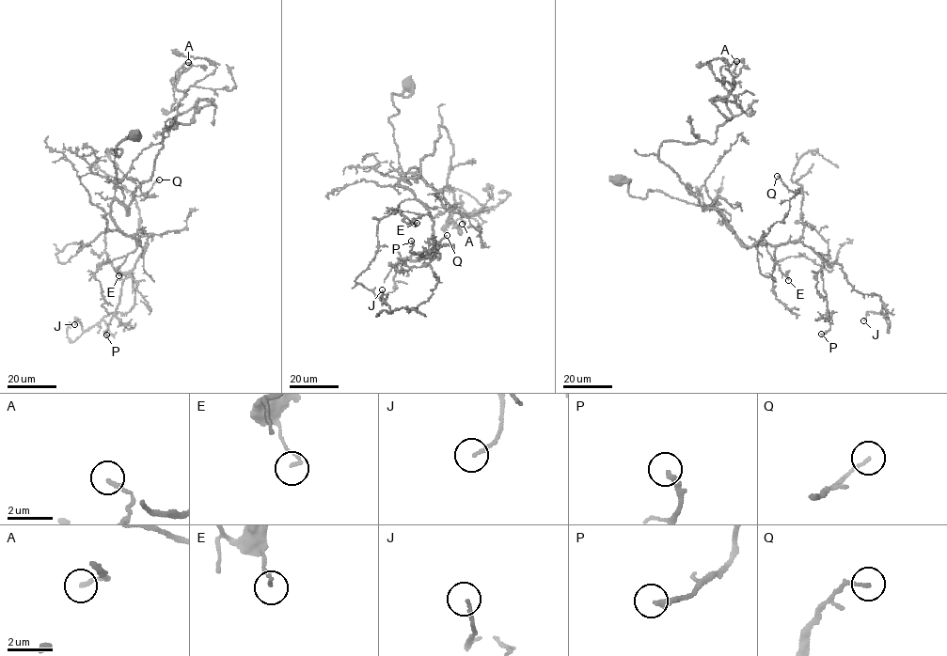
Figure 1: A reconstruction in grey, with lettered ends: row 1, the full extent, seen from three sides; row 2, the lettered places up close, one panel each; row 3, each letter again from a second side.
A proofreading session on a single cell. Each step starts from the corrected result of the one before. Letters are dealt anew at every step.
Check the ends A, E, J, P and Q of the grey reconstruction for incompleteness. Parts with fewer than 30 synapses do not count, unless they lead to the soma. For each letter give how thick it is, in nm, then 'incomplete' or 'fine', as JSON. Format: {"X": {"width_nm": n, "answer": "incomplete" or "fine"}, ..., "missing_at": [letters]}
{"A": {"width_nm": 160, "answer": "fine"}, "E": {"width_nm": 140, "answer": "fine"}, "J": {"width_nm": 130, "answer": "fine"}, "P": {"width_nm": 240, "answer": "incomplete"}, "Q": {"width_nm": 140, "answer": "fine"}, "missing_at": ["P"]}

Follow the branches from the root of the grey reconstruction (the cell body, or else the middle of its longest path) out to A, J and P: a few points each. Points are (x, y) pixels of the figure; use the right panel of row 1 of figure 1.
A: (618, 179), (633, 196), (723, 210), (733, 230), (658, 152), (714, 142), (736, 61)
J: (618, 179), (633, 196), (723, 210), (746, 247), (809, 246), (878, 295), (887, 319), (863, 320)
P: (618, 179), (633, 196), (658, 190), (723, 210), (746, 247), (812, 248), (829, 315), (821, 334)

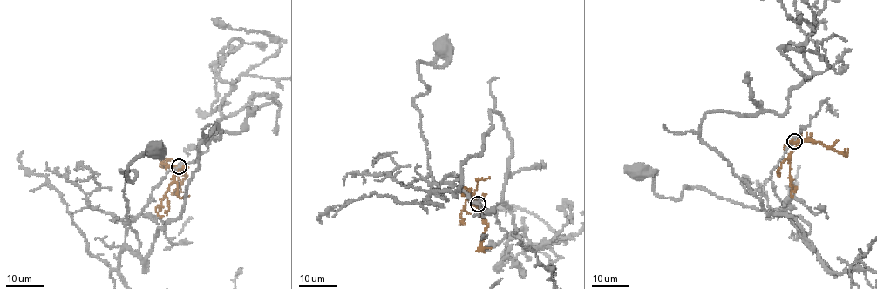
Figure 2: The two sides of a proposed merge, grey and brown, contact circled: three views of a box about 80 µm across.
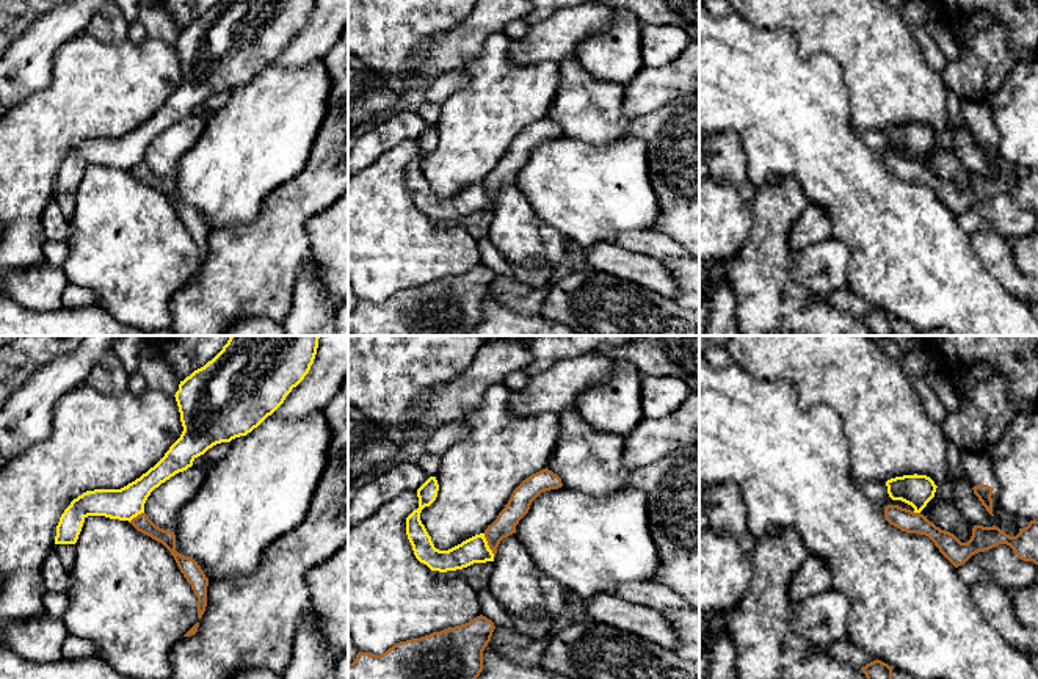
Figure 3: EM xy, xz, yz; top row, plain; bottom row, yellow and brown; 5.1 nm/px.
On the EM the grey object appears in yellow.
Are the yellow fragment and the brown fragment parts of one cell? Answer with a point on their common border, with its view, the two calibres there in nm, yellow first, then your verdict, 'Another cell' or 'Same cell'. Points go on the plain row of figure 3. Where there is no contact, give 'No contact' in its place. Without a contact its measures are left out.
Touches yellow at xz (486, 193). Thickness 140 nm (yellow) against 110 nm. Another cell

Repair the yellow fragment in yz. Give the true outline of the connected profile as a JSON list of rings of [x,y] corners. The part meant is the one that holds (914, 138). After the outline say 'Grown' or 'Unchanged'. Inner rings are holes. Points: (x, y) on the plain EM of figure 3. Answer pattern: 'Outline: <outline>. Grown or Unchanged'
Outline: [[[903,124],[886,130],[887,143],[892,149],[902,149],[920,162],[935,146],[936,133],[927,124]]]. Unchanged

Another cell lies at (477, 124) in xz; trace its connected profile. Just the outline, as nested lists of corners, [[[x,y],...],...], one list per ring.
[[[492,33],[478,55],[461,69],[469,83],[453,93],[442,105],[436,124],[436,149],[425,155],[420,169],[436,198],[448,199],[463,190],[485,182],[508,152],[513,140],[530,124],[547,116],[560,85],[557,64],[516,66],[508,58],[511,38]]]

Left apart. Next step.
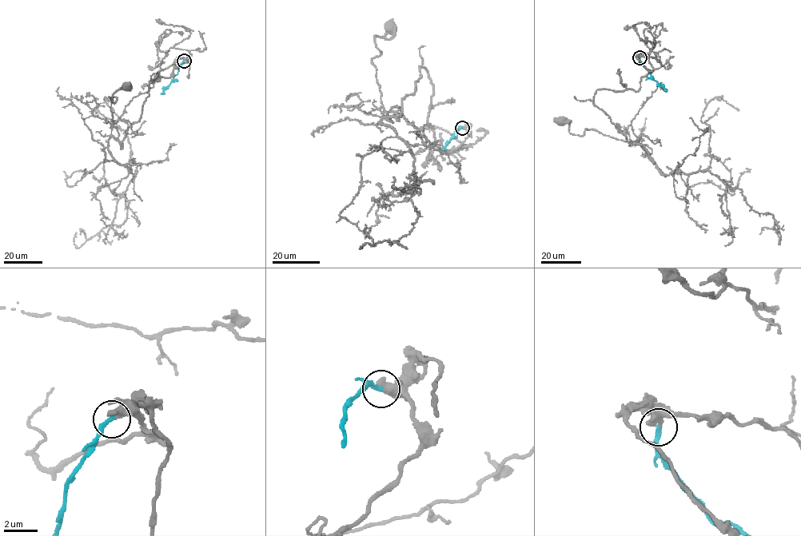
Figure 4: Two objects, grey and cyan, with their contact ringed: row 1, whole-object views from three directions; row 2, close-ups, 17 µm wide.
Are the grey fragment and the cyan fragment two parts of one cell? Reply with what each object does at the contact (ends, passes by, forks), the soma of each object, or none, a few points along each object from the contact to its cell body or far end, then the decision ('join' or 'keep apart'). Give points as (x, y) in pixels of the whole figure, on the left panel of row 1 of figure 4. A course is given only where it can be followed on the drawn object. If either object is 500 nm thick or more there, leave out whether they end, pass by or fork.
soma grey (127, 86); soma cyan none; course grey (184, 61), (161, 69), (153, 84), (156, 74), (121, 148), (109, 97), (114, 102), (113, 93), (128, 86); course cyan (184, 61), (161, 94); join

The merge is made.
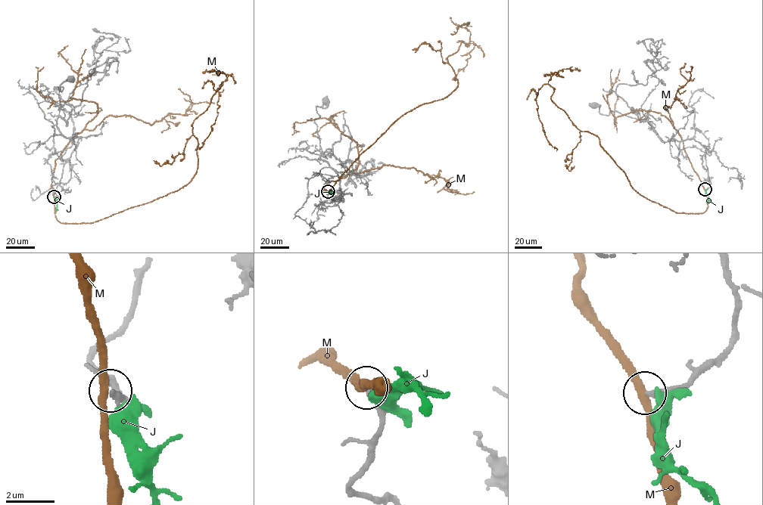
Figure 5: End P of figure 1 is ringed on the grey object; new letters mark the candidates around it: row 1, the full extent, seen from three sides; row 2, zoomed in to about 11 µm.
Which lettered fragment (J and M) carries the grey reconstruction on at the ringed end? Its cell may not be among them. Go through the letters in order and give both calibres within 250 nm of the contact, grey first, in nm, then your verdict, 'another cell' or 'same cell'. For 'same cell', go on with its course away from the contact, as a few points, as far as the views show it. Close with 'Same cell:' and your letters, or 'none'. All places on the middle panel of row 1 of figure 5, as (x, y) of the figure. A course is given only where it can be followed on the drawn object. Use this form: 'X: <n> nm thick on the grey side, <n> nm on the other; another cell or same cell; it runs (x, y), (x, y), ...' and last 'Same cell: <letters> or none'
J: 320 nm thick on the grey side, 500 nm on the other; another cell
M: 260 nm thick on the grey side, 320 nm on the other; another cell
Same cell: none

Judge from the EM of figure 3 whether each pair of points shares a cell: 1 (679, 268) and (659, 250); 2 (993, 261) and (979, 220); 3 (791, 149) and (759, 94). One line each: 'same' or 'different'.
1: different
2: different
3: same

